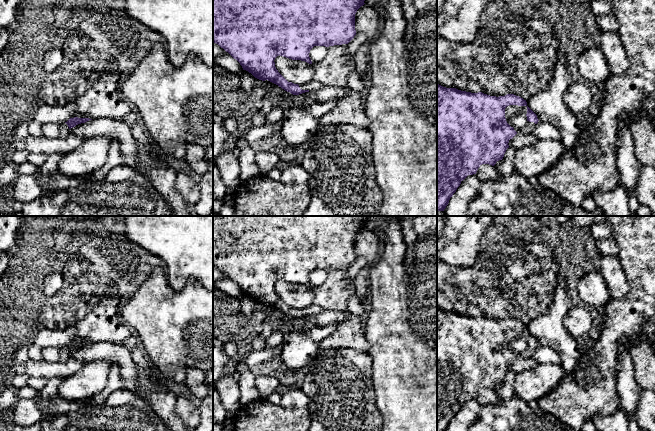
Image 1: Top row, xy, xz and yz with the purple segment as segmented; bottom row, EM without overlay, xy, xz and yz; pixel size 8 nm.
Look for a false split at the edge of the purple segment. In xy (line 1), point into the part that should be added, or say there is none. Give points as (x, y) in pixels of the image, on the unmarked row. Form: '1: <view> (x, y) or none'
1: none

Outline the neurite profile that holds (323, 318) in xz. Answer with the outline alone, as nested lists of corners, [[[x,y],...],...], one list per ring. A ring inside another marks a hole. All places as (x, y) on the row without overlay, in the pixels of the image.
[[[323,311],[314,315],[309,315],[299,319],[295,319],[295,326],[299,330],[308,330],[314,326],[324,326],[329,324],[340,325],[341,323],[347,321],[350,315],[351,314],[348,311]]]

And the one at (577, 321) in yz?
[[[579,305],[571,306],[564,319],[565,328],[576,340],[582,340],[591,328],[592,323],[589,311],[584,306]]]

